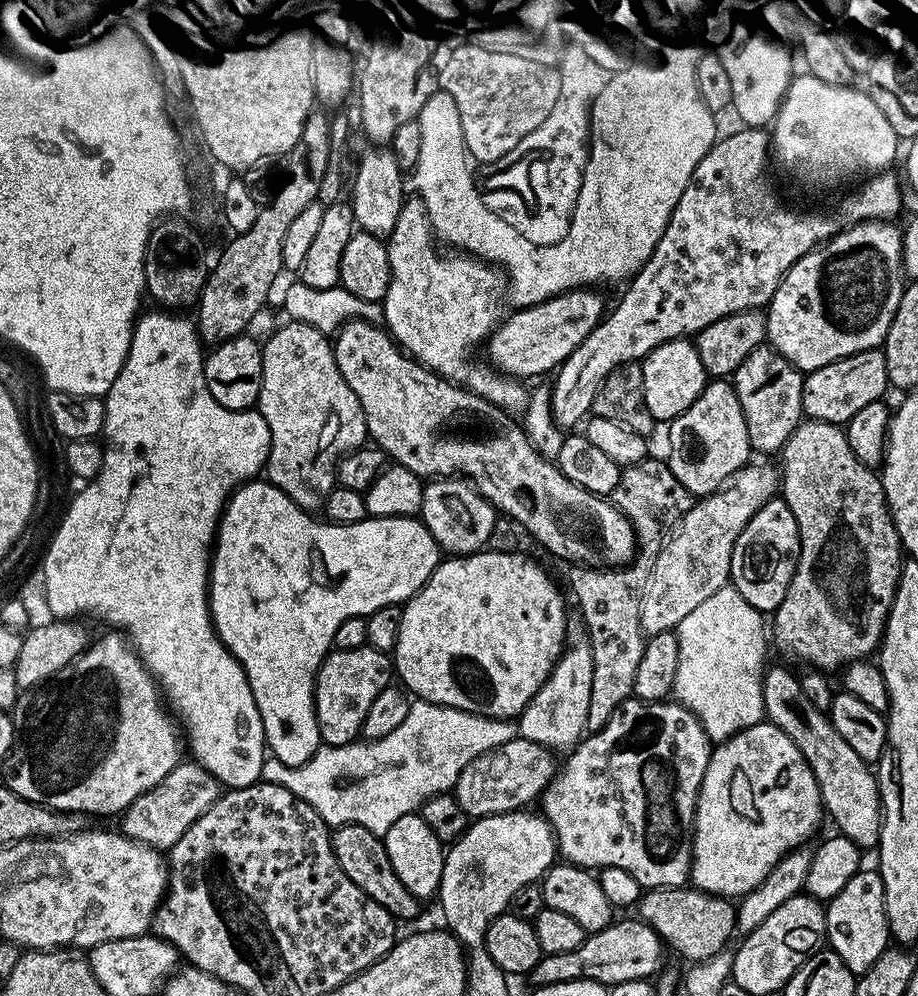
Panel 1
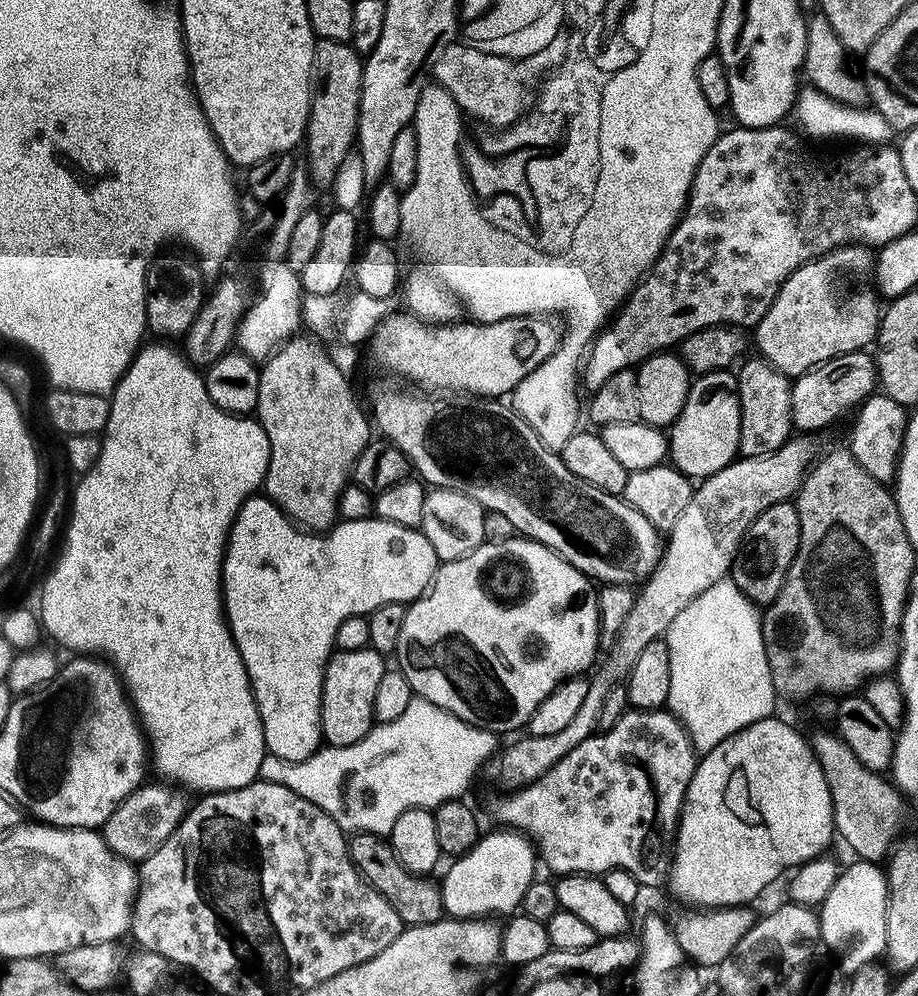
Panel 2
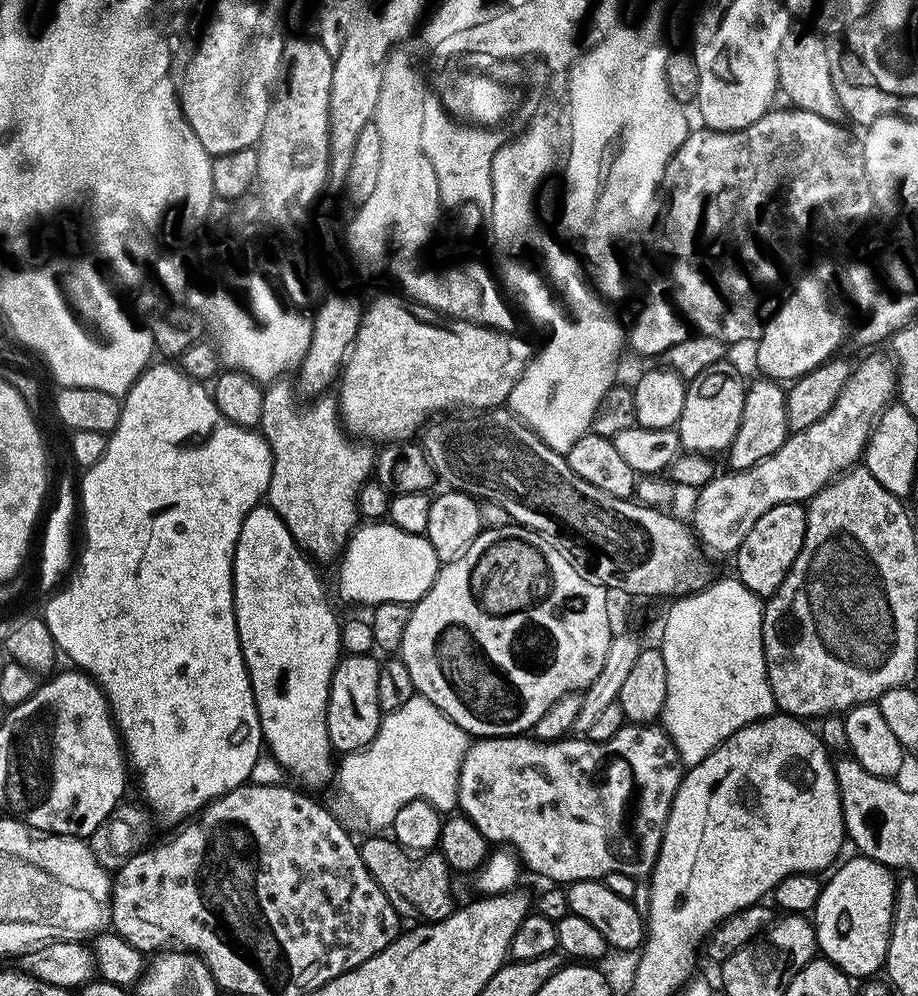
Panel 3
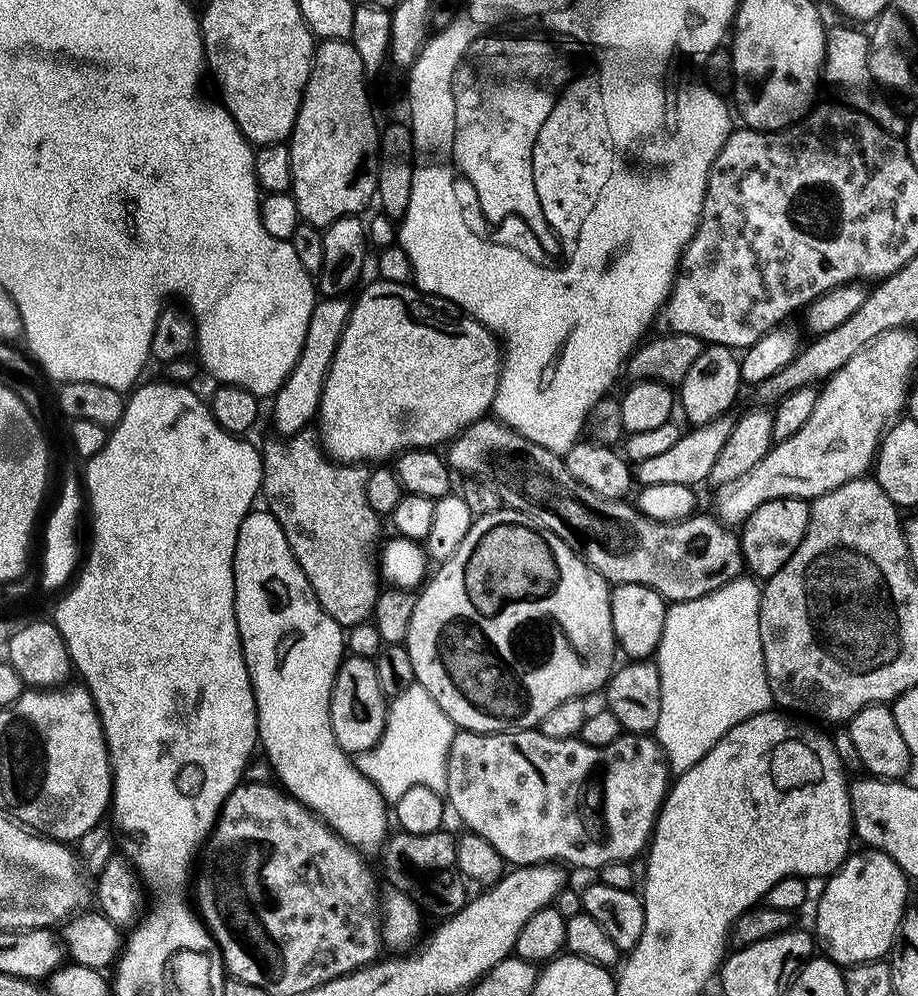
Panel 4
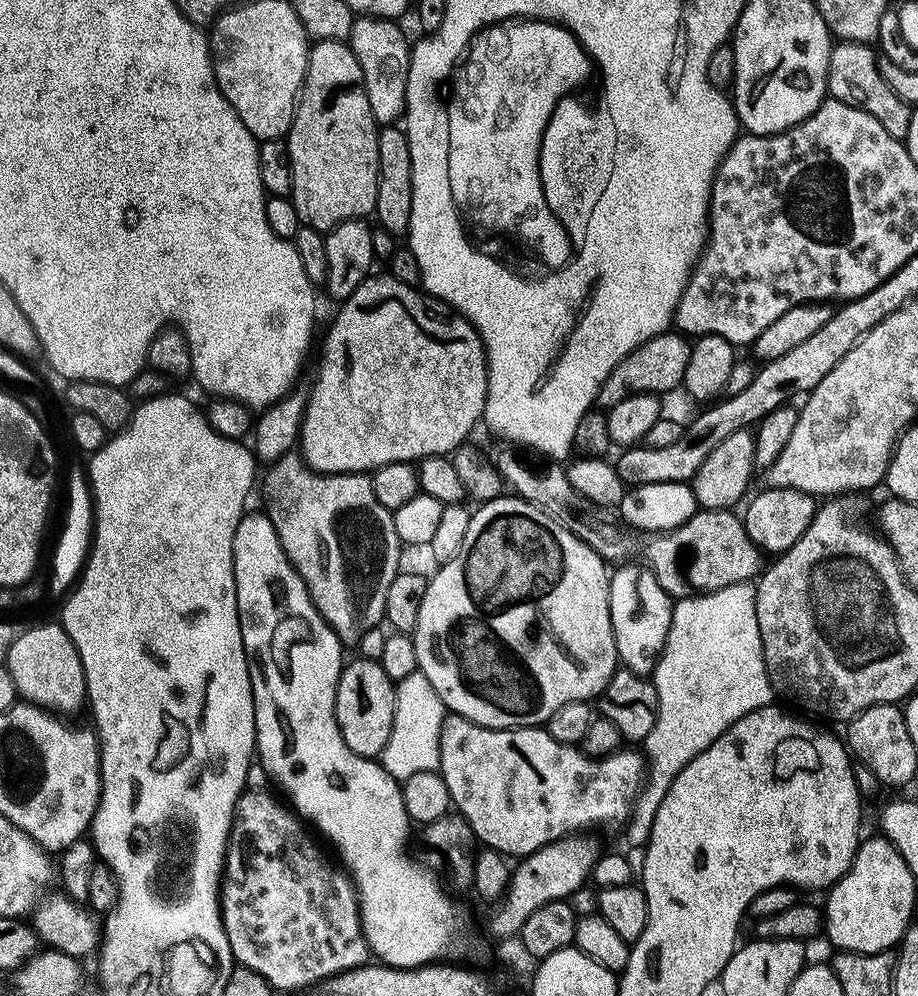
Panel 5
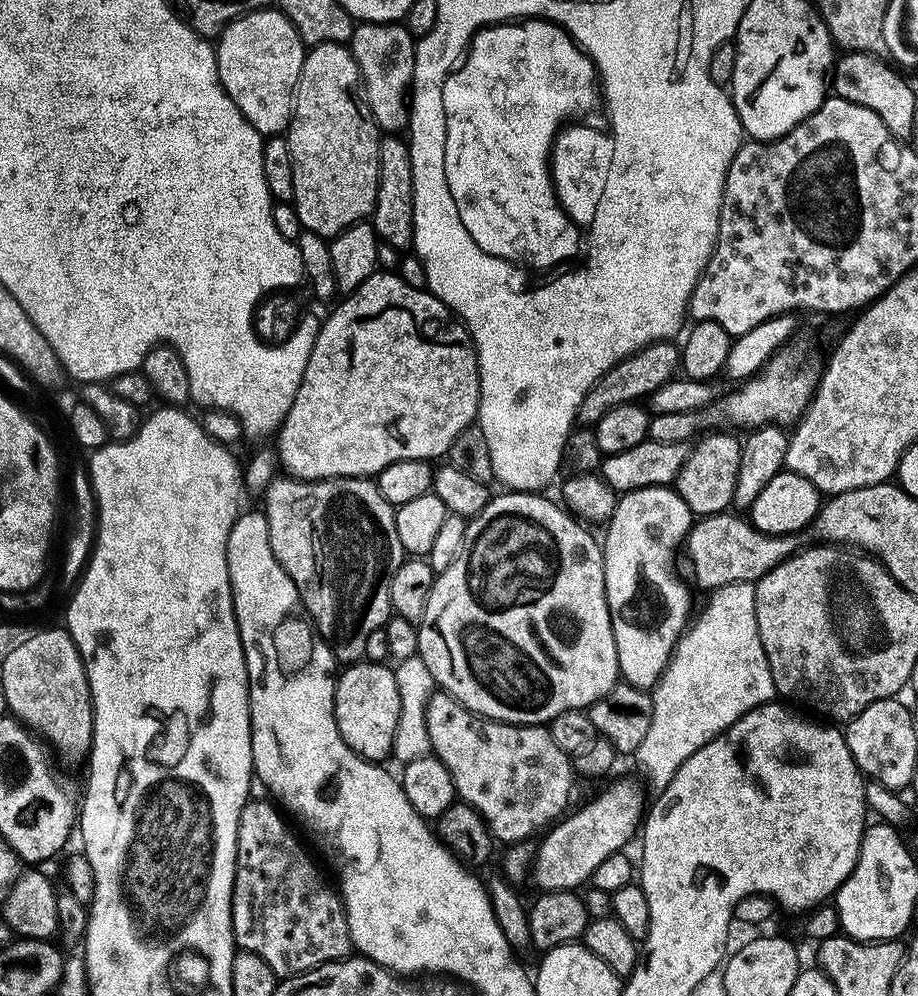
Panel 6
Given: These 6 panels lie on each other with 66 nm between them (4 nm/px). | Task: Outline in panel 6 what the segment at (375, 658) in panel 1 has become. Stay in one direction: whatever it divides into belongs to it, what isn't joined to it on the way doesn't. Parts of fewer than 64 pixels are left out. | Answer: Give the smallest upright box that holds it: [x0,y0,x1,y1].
[334,662,402,762]

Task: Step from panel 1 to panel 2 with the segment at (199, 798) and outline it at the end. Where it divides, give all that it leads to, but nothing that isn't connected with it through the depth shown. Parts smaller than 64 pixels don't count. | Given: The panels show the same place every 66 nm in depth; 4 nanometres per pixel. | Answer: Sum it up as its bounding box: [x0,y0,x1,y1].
[100,782,190,864]

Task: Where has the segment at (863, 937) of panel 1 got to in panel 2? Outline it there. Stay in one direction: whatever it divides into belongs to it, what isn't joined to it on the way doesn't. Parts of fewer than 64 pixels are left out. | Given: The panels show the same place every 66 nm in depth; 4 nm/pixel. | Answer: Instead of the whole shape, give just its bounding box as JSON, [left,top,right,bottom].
[818,858,888,974]

